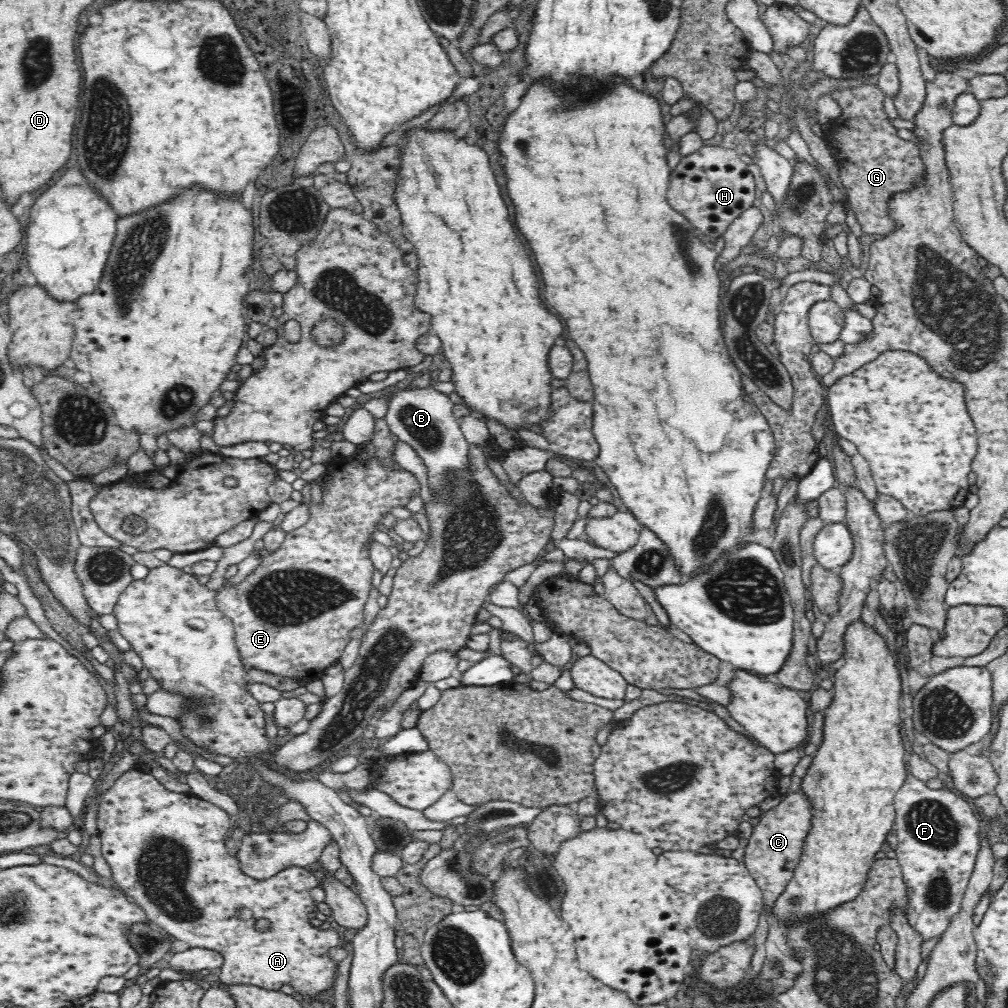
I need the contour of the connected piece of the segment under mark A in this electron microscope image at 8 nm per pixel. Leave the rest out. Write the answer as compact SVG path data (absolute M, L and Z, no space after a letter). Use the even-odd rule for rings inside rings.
M134 767L124 772L105 791L100 801L96 822L99 830L98 836L100 841L102 841L101 855L109 864L112 872L111 876L113 876L116 884L122 888L122 892L132 902L142 908L152 923L163 928L176 940L186 943L189 948L207 948L222 954L223 964L219 970L221 982L226 985L254 985L268 990L280 990L280 987L284 986L284 984L290 984L294 991L300 994L306 994L308 998L314 998L322 990L331 990L332 986L334 986L334 978L338 969L337 963L332 960L328 952L330 952L330 948L341 945L342 941L339 940L337 931L331 928L326 930L318 929L318 923L312 919L313 913L317 908L317 903L310 896L310 890L320 885L317 872L308 870L306 867L293 866L285 868L273 877L264 880L254 879L245 875L242 869L238 867L238 859L236 859L236 856L231 856L226 849L226 844L224 844L225 837L232 828L233 820L234 818L226 810L200 799L198 796L188 793L172 792L159 783L152 773L142 772L141 768ZM260 918L270 920L270 928L268 928L268 931L261 932L254 927L256 926L256 920L260 920Z

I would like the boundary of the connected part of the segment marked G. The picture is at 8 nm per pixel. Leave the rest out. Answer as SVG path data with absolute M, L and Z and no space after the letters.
M874 84L856 88L834 88L831 97L840 110L837 120L826 123L826 138L838 167L849 206L863 232L885 235L894 230L888 207L893 194L911 189L925 173L920 149L908 134L890 124L884 111L884 93Z

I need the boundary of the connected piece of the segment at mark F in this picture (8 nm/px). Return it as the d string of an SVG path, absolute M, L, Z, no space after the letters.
M910 771L894 798L898 859L907 884L905 917L922 940L940 936L960 910L964 891L972 874L982 836L978 813L972 804L948 784L932 790Z

